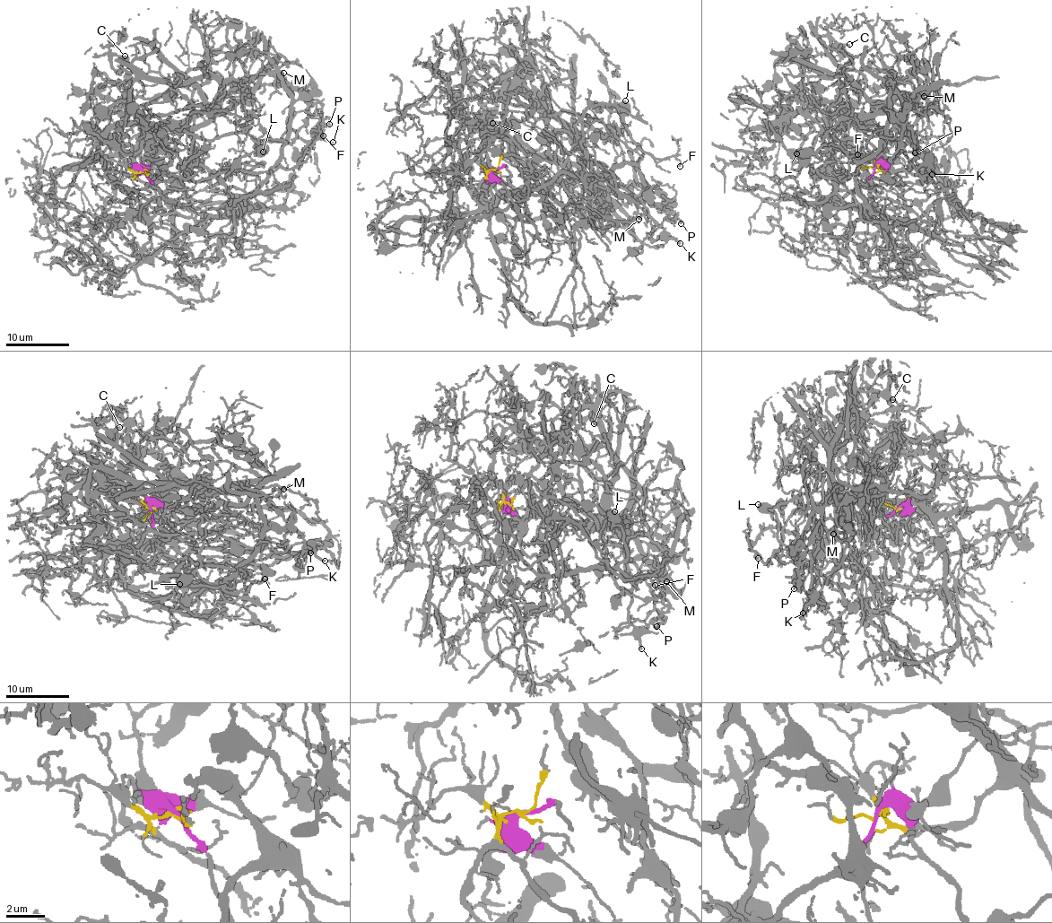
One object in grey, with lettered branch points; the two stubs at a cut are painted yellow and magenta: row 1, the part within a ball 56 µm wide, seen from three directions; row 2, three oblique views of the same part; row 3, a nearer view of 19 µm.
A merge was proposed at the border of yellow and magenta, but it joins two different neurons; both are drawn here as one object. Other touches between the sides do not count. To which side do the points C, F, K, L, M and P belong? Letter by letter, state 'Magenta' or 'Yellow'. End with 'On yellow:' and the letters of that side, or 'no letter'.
C: Yellow
F: Yellow
K: Magenta
L: Magenta
M: Yellow
P: Yellow
On yellow: C, F, M, P

